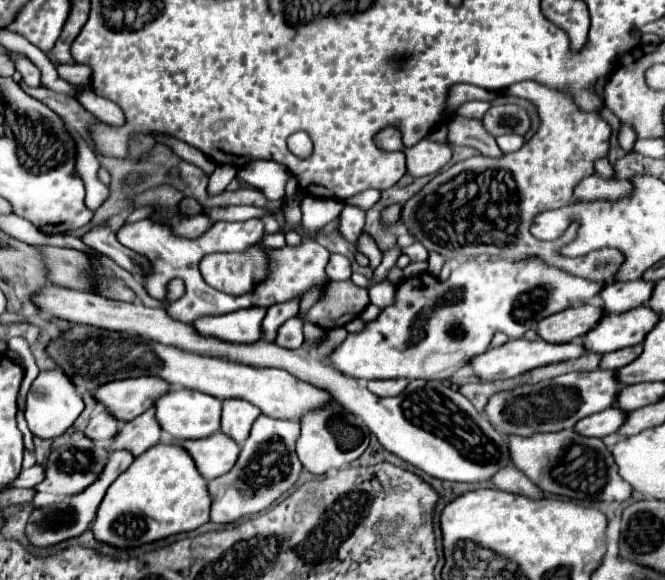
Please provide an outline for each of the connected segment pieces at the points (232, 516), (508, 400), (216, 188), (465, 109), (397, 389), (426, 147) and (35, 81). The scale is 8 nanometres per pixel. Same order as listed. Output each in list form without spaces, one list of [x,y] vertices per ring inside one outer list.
[[[259,415],[259,419],[251,427],[249,439],[243,443],[235,467],[227,475],[209,481],[209,493],[213,497],[211,521],[231,523],[243,515],[259,513],[269,505],[273,505],[285,491],[289,491],[295,485],[303,469],[295,451],[299,431],[301,431],[299,421],[283,421]]]
[[[595,369],[565,373],[555,379],[539,381],[535,385],[519,385],[509,391],[499,391],[489,397],[485,413],[489,423],[503,435],[529,437],[535,433],[553,433],[571,429],[579,419],[613,407],[621,383],[615,379],[615,371]]]
[[[217,164],[214,172],[209,178],[207,187],[209,195],[217,195],[225,190],[232,179],[236,176],[236,169],[237,168],[233,165]]]
[[[473,100],[462,104],[458,108],[457,114],[481,120],[490,107],[489,102]]]
[[[377,379],[377,381],[369,381],[367,389],[379,397],[395,397],[407,387],[407,383],[409,379]]]
[[[425,139],[415,147],[405,149],[405,153],[407,153],[407,173],[413,177],[439,173],[451,159],[449,145],[437,145]]]
[[[19,57],[19,59],[15,61],[15,69],[21,73],[23,81],[25,81],[29,87],[43,87],[43,85],[41,85],[41,73],[39,73],[39,69],[37,69],[27,57]]]

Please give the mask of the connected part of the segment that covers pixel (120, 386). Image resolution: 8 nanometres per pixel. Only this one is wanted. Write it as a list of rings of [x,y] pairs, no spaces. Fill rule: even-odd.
[[[131,377],[105,383],[93,395],[105,403],[117,419],[127,423],[153,407],[153,403],[169,391],[171,385],[159,377]]]

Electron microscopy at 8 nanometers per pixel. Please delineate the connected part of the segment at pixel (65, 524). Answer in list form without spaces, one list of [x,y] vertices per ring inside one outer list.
[[[127,449],[113,451],[111,459],[107,461],[107,467],[103,469],[103,475],[91,487],[87,487],[87,491],[83,491],[81,495],[75,495],[73,499],[65,499],[61,503],[53,503],[53,505],[47,505],[47,507],[37,507],[31,513],[29,523],[27,523],[27,537],[29,537],[29,541],[33,545],[37,545],[37,547],[49,547],[49,545],[55,545],[55,543],[61,543],[61,541],[67,541],[71,537],[81,535],[93,523],[95,509],[101,503],[107,487],[119,477],[119,473],[123,473],[133,463],[133,459],[135,457]]]

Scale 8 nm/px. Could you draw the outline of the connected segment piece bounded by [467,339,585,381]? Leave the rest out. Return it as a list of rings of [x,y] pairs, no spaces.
[[[515,339],[515,341],[507,341],[505,345],[487,349],[481,355],[475,355],[475,359],[471,359],[467,365],[475,371],[475,377],[479,377],[481,381],[495,381],[495,379],[515,377],[519,373],[531,371],[531,369],[541,367],[541,365],[547,365],[547,363],[575,359],[575,357],[579,357],[583,353],[585,353],[585,349],[583,349],[583,345],[579,341],[571,341],[571,343],[563,343],[563,345],[551,345],[551,343],[545,343],[543,339],[537,339],[537,341]]]

